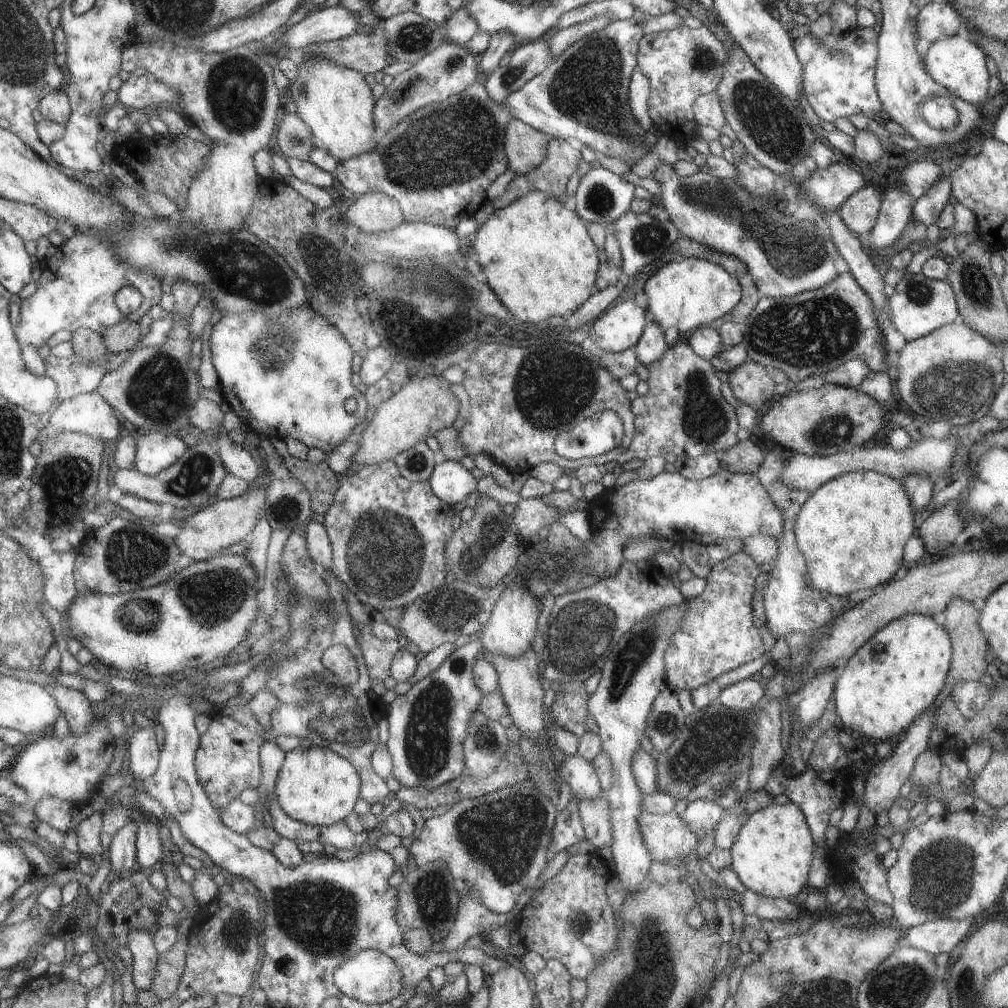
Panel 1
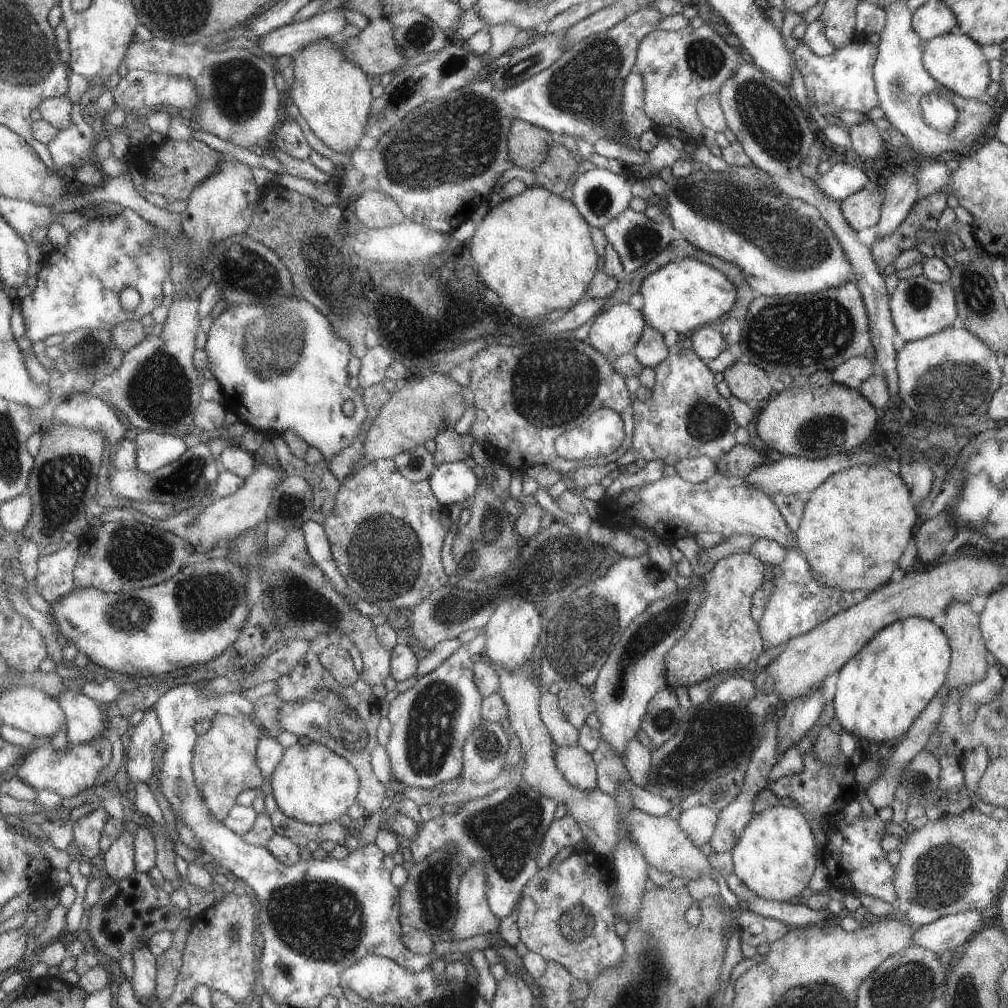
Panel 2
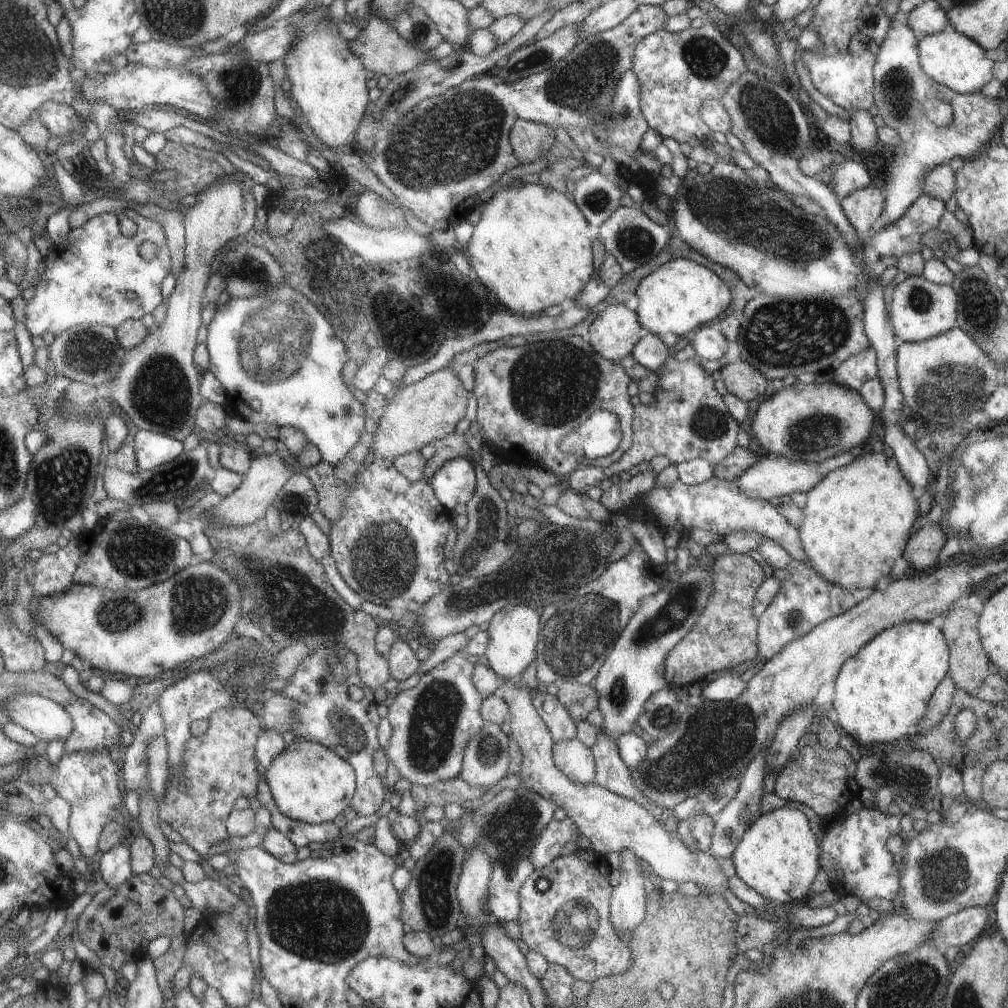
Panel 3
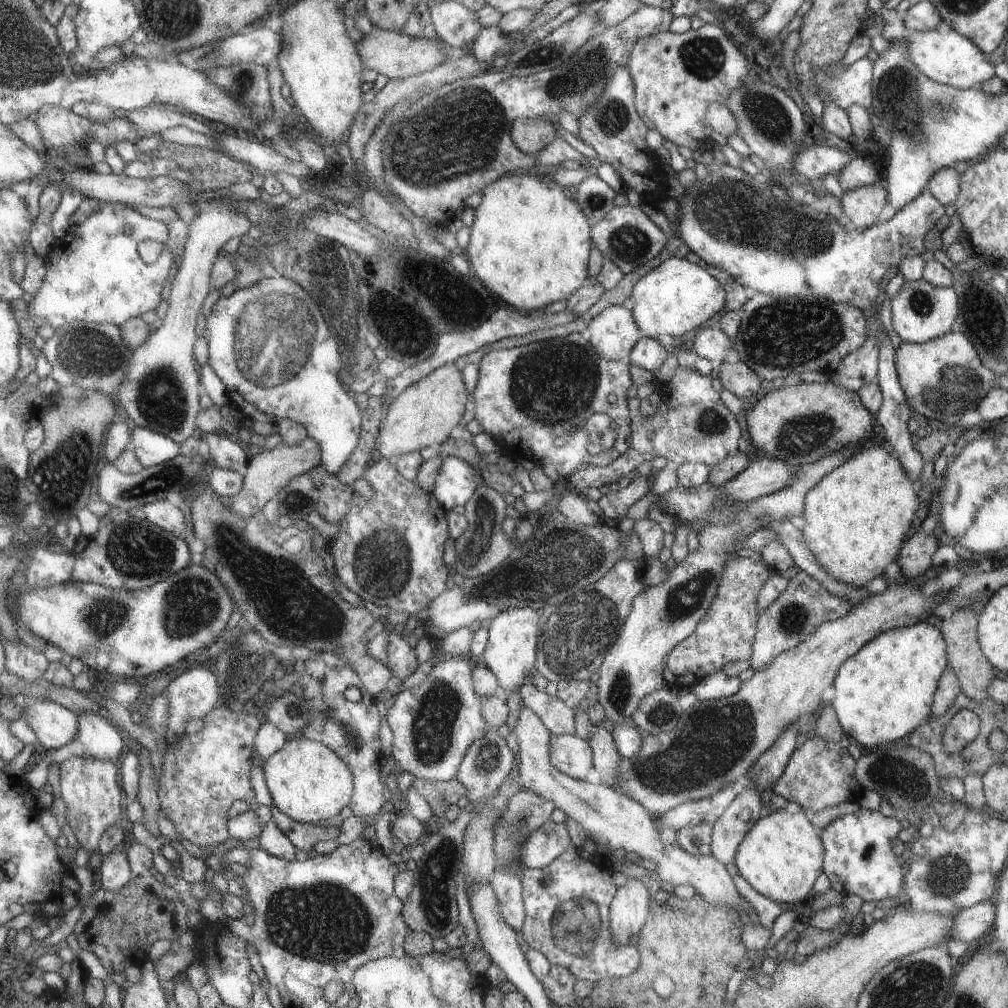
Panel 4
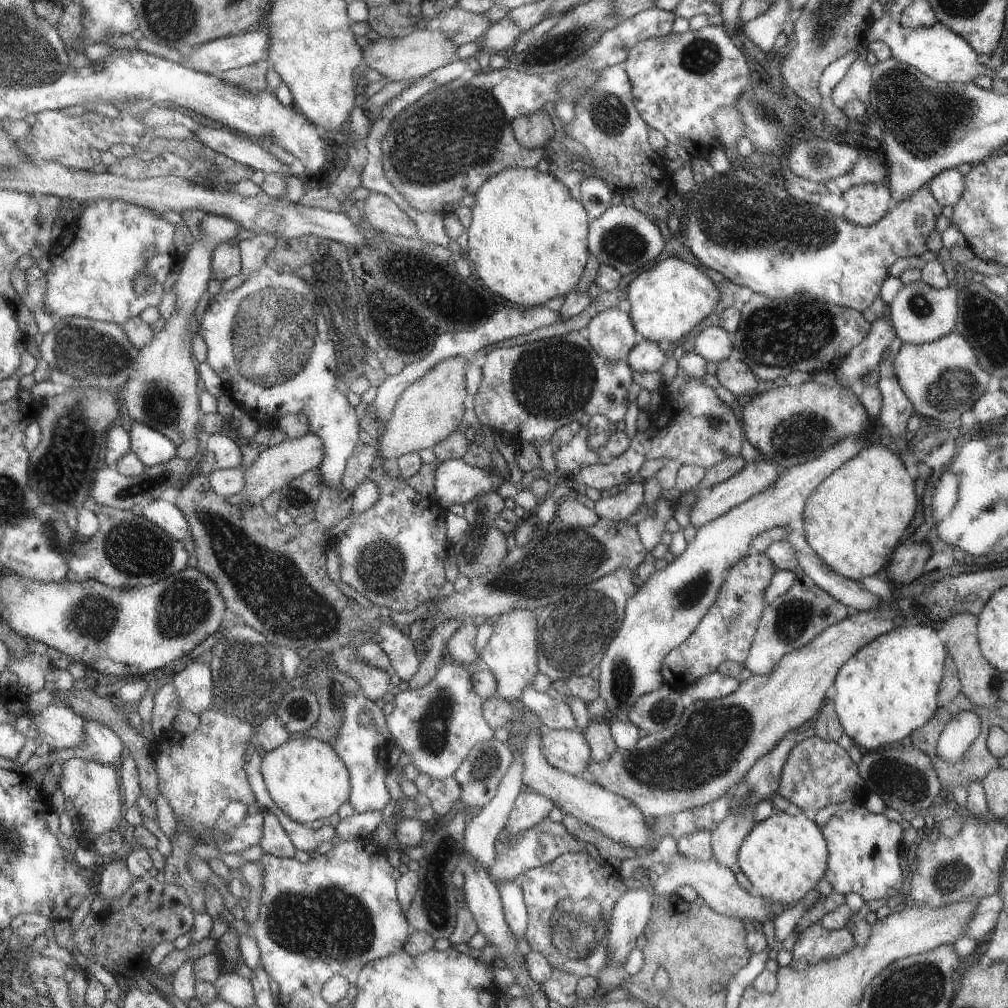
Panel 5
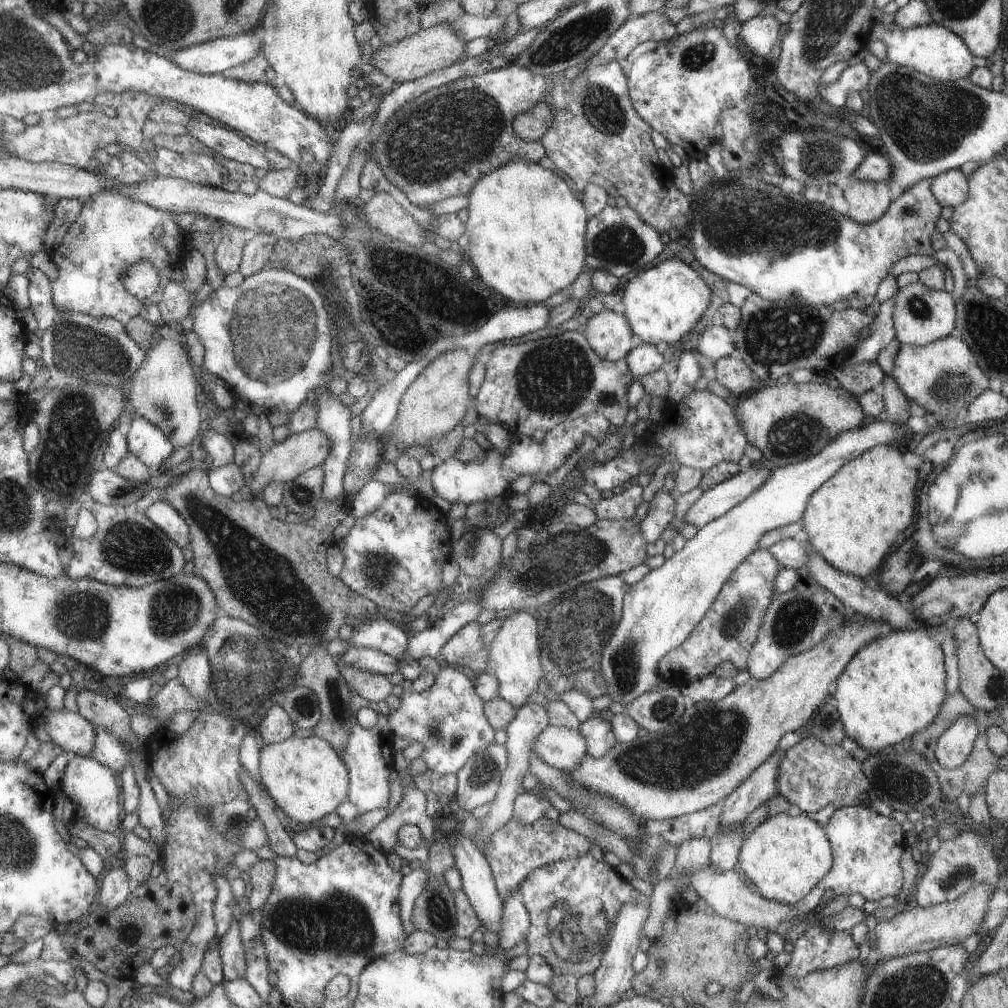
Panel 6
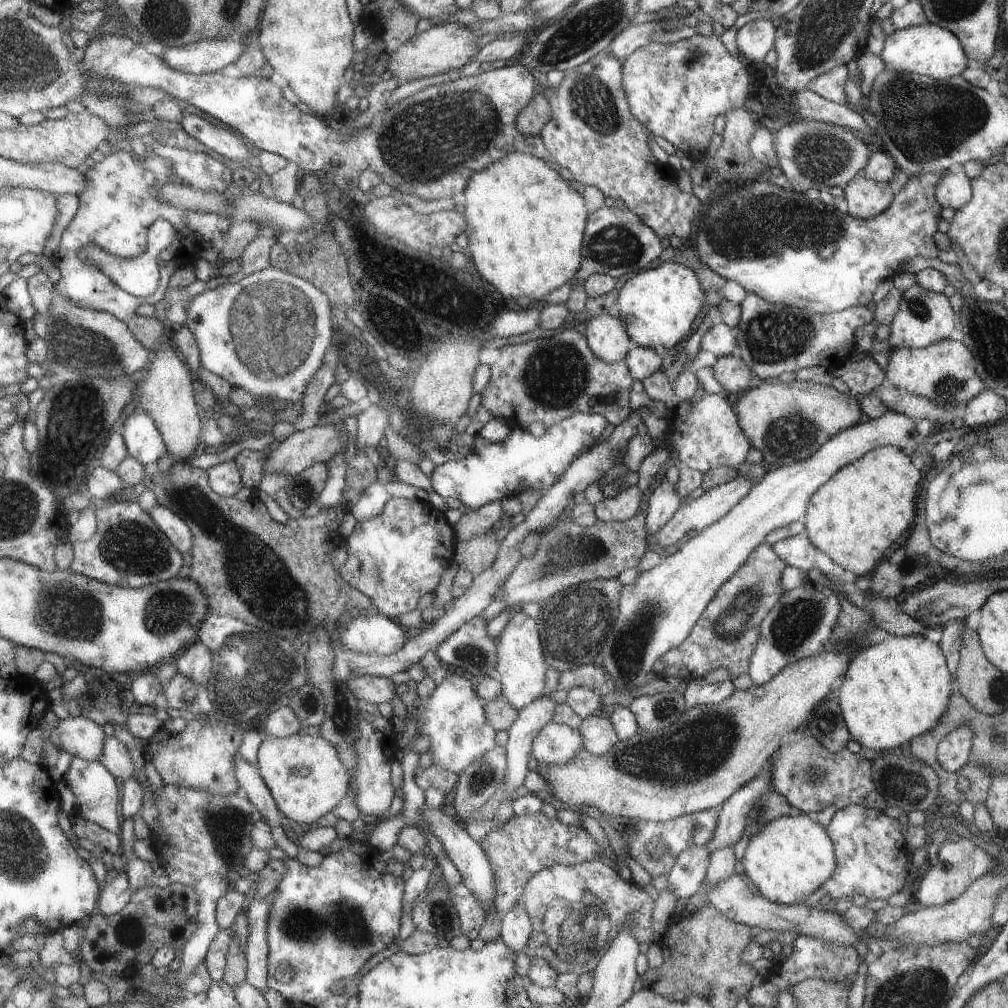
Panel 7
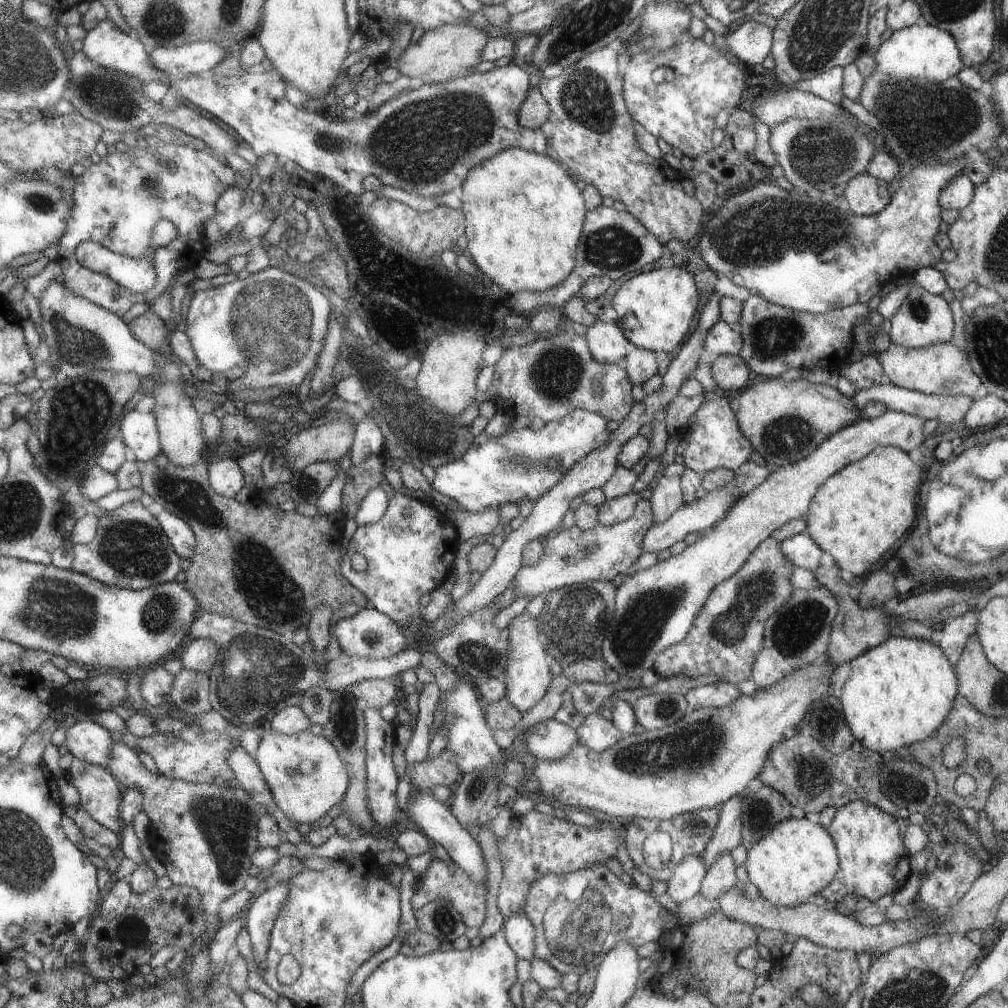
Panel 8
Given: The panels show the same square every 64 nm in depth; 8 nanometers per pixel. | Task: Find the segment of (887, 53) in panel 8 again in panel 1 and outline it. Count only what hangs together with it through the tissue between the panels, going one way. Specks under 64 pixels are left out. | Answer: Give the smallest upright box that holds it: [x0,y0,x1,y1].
[923,34,991,107]

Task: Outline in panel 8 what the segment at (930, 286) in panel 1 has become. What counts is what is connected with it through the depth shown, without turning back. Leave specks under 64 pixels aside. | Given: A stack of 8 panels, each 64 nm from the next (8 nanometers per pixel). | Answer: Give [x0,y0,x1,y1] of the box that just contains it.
[887,287,954,349]

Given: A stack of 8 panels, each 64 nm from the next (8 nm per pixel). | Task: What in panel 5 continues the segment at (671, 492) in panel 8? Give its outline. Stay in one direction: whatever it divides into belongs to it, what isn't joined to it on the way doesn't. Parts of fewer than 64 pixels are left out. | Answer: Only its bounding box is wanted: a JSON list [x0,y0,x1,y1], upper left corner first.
[634,497,675,553]

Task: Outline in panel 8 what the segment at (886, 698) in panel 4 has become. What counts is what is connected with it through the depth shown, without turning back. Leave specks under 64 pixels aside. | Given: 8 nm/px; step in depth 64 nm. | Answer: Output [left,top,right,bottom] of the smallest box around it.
[836,635,958,753]

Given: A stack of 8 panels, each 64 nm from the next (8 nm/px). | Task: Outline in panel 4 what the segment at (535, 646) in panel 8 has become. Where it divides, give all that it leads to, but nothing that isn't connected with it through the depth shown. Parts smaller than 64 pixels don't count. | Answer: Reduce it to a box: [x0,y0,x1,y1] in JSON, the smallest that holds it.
[479,607,539,696]

